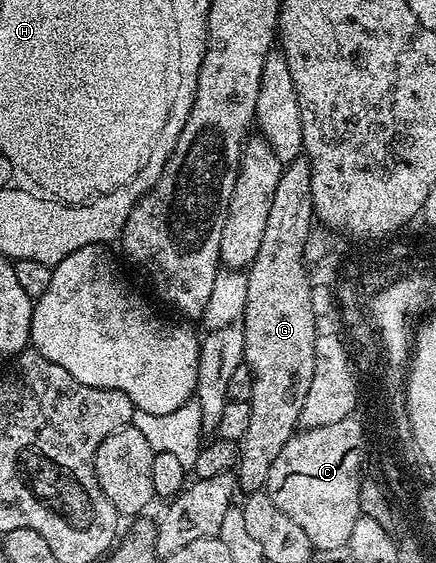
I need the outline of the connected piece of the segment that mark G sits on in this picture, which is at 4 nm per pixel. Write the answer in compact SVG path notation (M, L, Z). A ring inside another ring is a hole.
M299 158L285 165L280 174L280 182L276 182L276 194L272 194L272 210L268 210L268 226L264 226L264 238L260 238L260 250L256 253L256 258L250 263L247 271L247 304L240 319L240 325L244 332L244 363L252 370L254 381L252 382L252 394L250 395L250 409L252 419L248 422L248 430L244 433L244 438L238 446L238 467L236 469L236 484L239 489L243 488L243 493L260 492L265 489L268 482L268 470L272 470L272 462L276 462L276 454L284 450L284 446L292 439L296 429L299 427L298 419L300 410L304 410L304 398L308 398L308 385L312 383L312 370L316 366L316 350L314 343L320 334L317 328L316 317L312 308L312 277L304 274L304 241L306 241L306 229L310 218L310 191L309 180L311 171L309 162L305 158Z

